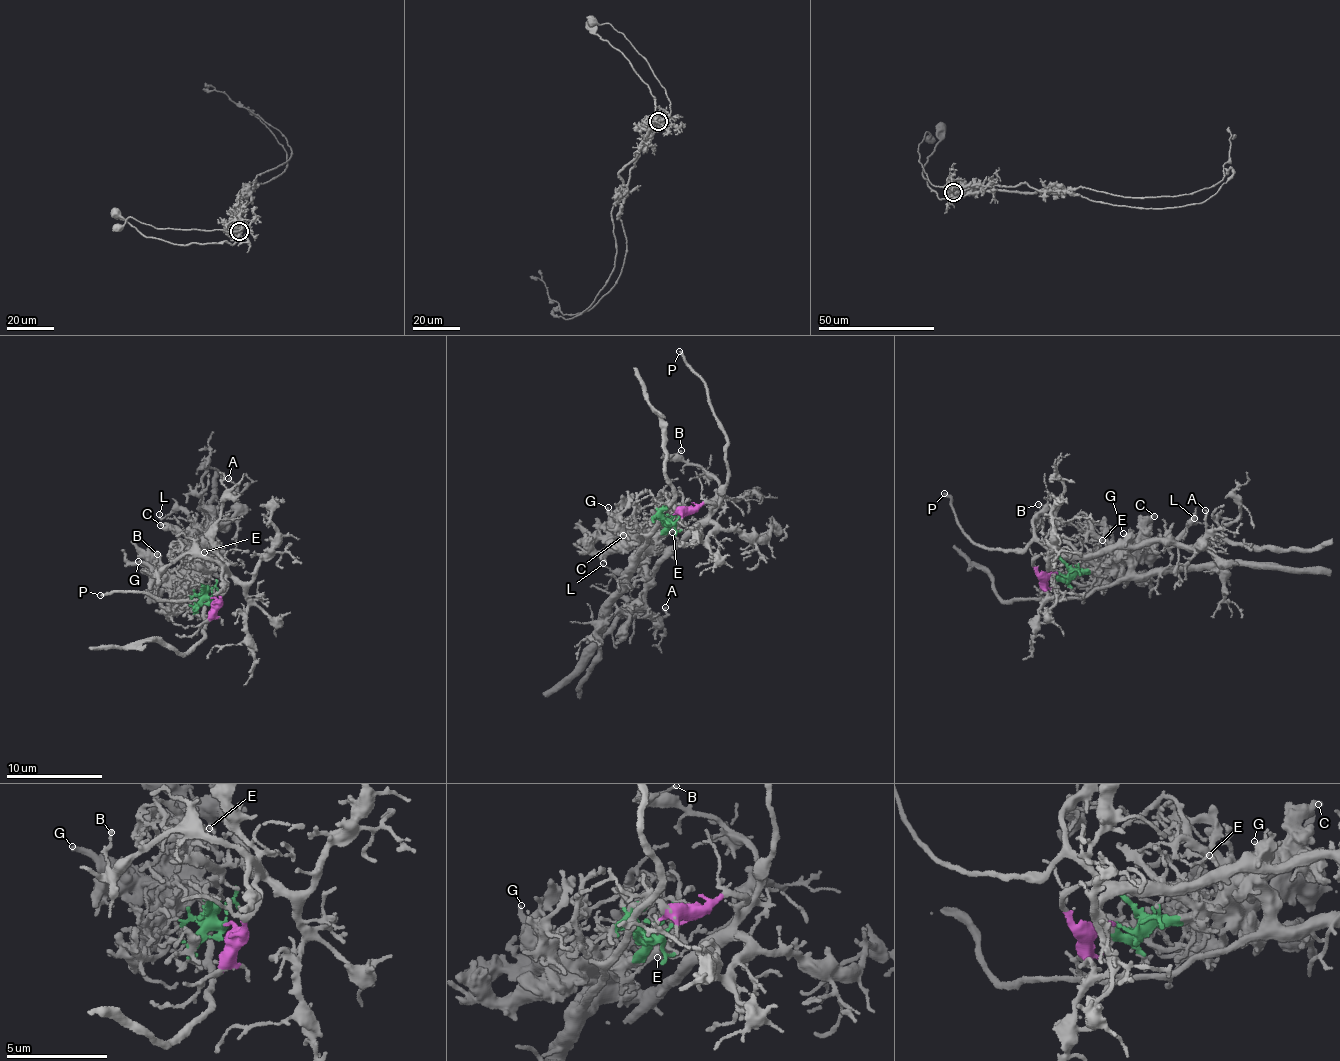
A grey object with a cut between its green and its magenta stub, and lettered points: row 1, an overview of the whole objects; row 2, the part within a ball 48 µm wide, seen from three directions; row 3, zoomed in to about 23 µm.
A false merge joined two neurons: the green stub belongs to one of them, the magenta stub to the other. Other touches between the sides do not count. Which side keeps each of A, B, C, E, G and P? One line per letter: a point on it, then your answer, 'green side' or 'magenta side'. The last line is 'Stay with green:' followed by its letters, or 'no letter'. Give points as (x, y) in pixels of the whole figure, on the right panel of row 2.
A: (1205, 510) | magenta side
B: (1038, 504) | magenta side
C: (1154, 516) | green side
E: (1102, 540) | green side
G: (1123, 533) | green side
P: (944, 493) | magenta side
Stay with green: C, E, G

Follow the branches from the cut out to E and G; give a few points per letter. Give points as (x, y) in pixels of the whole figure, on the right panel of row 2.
E: (1060, 573), (1064, 576), (1079, 566), (1071, 539), (1085, 537), (1097, 545), (1102, 539)
G: (1060, 573), (1095, 570), (1124, 556), (1124, 533)

